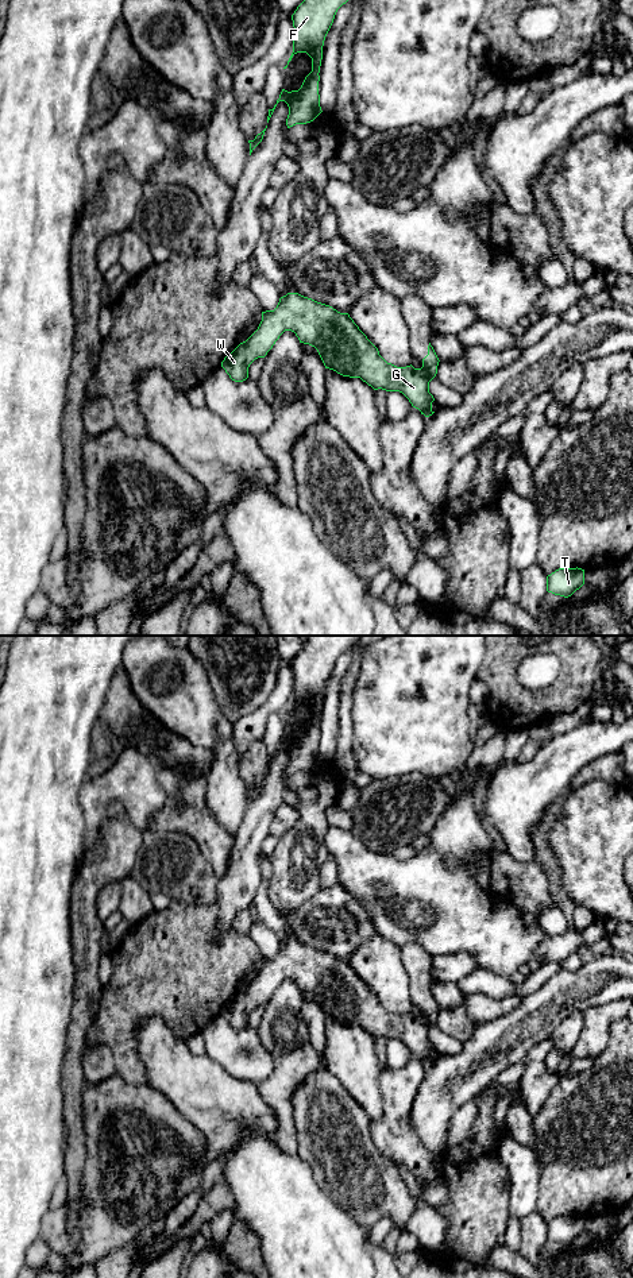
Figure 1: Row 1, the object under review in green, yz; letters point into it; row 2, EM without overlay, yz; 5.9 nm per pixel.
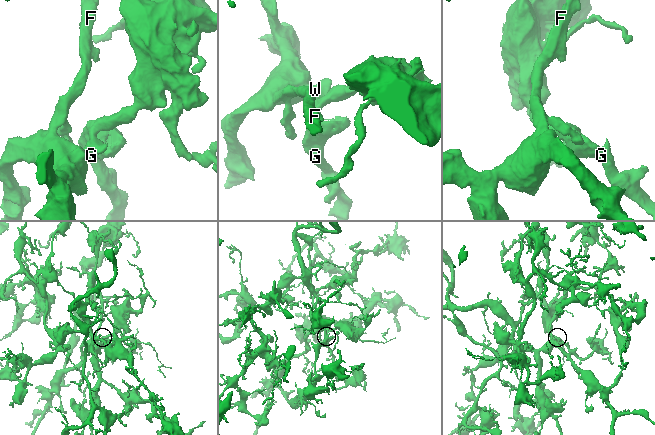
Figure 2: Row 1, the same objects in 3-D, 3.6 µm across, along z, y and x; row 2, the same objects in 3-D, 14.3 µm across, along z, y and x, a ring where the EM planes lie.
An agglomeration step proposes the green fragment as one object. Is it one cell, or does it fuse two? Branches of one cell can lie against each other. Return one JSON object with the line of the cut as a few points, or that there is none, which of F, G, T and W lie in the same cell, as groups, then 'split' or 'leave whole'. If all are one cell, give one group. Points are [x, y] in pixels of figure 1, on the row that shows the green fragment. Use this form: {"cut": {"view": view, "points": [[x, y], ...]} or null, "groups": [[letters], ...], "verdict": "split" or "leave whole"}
{"cut": null, "groups": [["F", "G", "T", "W"]], "verdict": "leave whole"}

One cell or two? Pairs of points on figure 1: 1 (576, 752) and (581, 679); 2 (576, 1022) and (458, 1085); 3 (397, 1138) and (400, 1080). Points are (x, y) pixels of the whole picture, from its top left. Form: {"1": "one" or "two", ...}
{"1": "two", "2": "two", "3": "one"}

